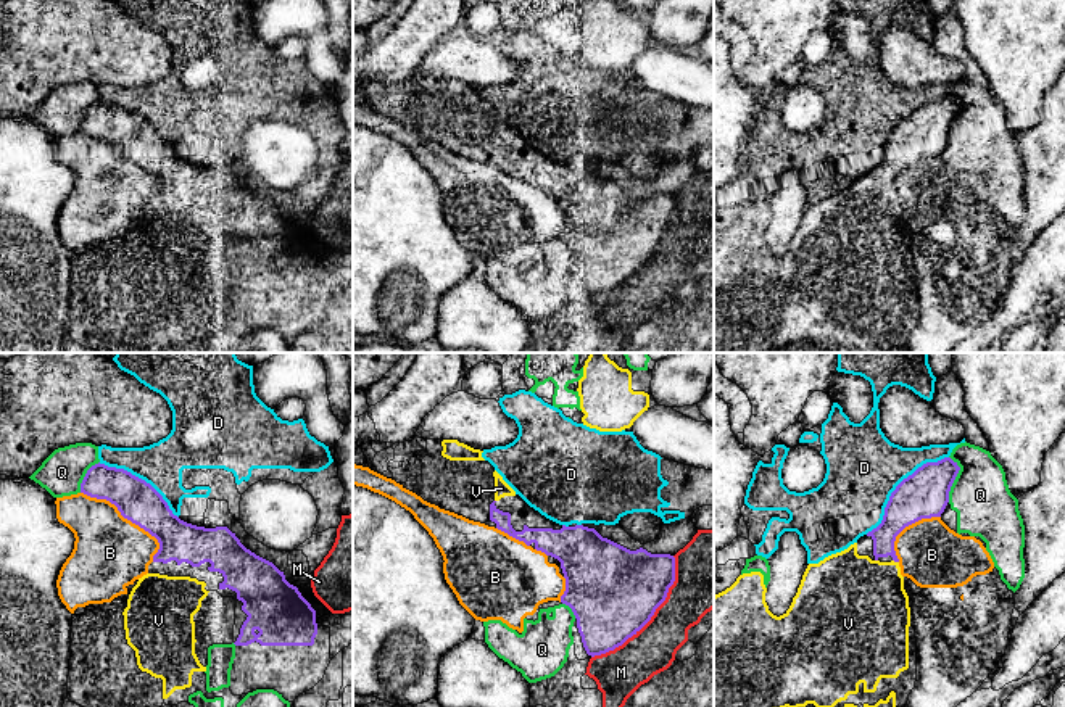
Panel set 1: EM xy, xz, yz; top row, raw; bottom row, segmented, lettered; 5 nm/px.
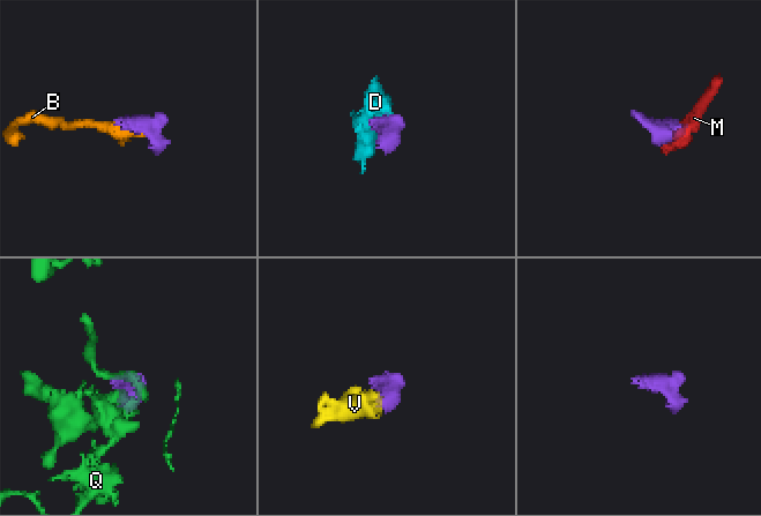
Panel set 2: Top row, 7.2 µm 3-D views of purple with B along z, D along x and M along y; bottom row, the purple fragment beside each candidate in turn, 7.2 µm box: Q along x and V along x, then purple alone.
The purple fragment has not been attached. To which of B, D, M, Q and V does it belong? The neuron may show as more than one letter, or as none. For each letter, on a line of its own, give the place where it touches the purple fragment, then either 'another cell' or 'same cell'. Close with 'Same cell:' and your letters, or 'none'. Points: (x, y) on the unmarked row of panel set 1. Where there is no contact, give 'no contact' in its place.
B: meets purple in xy at (129, 158); another cell
D: meets purple in yz at (896, 126); another cell
M: meets purple in xz at (651, 255); another cell
Q: meets purple in yz at (954, 118); another cell
V: meets purple in yz at (896, 200); same cell
Same cell: V

